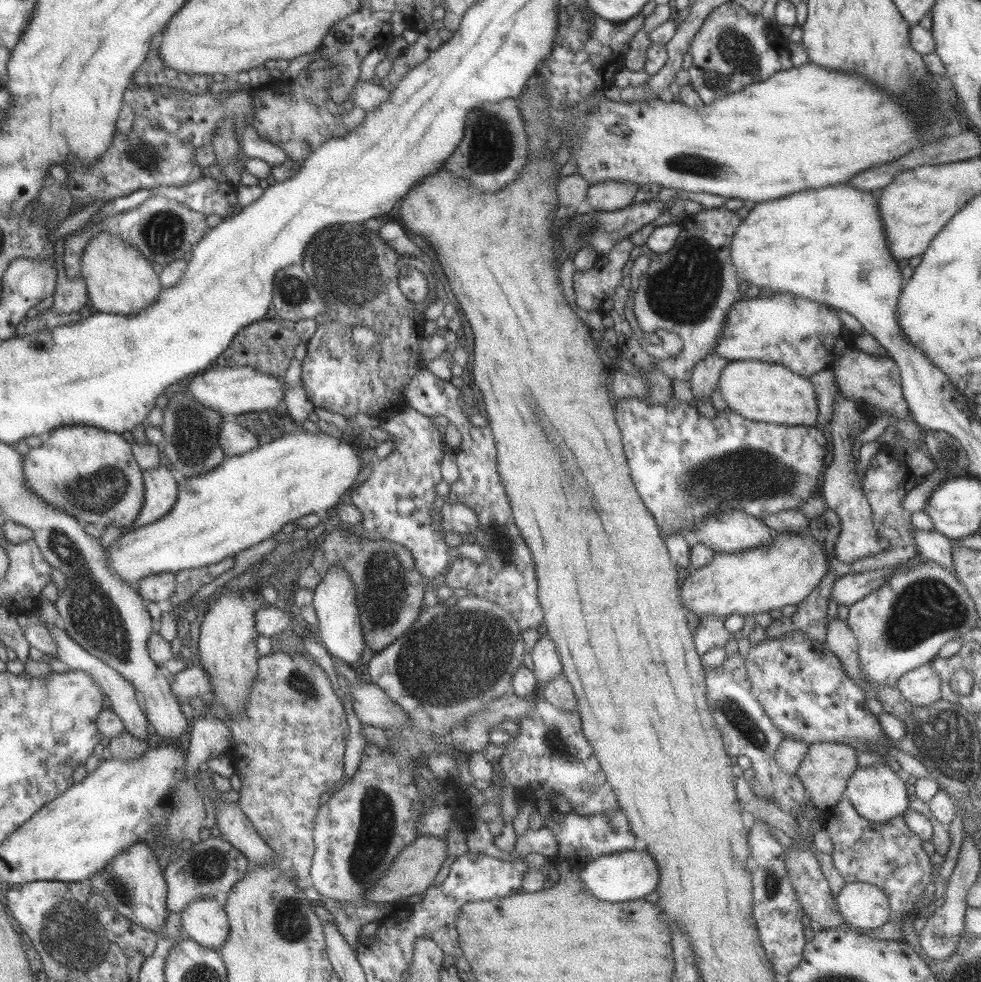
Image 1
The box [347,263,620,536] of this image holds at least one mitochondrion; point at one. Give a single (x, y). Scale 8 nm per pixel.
(531, 400)

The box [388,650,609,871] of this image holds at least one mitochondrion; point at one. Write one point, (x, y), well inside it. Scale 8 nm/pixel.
(556, 742)

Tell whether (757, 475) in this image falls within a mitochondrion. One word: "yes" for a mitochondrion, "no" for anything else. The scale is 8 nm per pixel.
yes

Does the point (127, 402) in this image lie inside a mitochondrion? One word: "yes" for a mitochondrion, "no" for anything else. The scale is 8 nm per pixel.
no

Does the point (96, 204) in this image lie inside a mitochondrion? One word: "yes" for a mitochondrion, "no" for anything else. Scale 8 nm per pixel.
no

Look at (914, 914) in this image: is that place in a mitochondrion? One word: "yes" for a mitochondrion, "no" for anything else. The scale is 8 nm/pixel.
no

